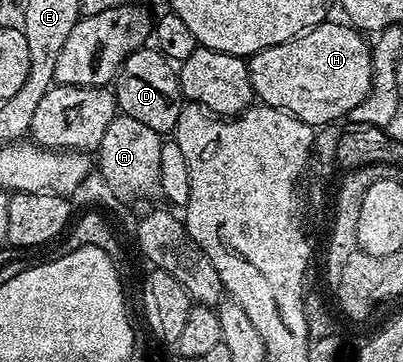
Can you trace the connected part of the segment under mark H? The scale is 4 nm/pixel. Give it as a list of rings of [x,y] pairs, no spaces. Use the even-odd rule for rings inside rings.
[[[332,23],[319,24],[302,36],[247,57],[252,94],[259,103],[281,108],[313,126],[332,126],[366,98],[372,88],[369,41],[351,23]]]

